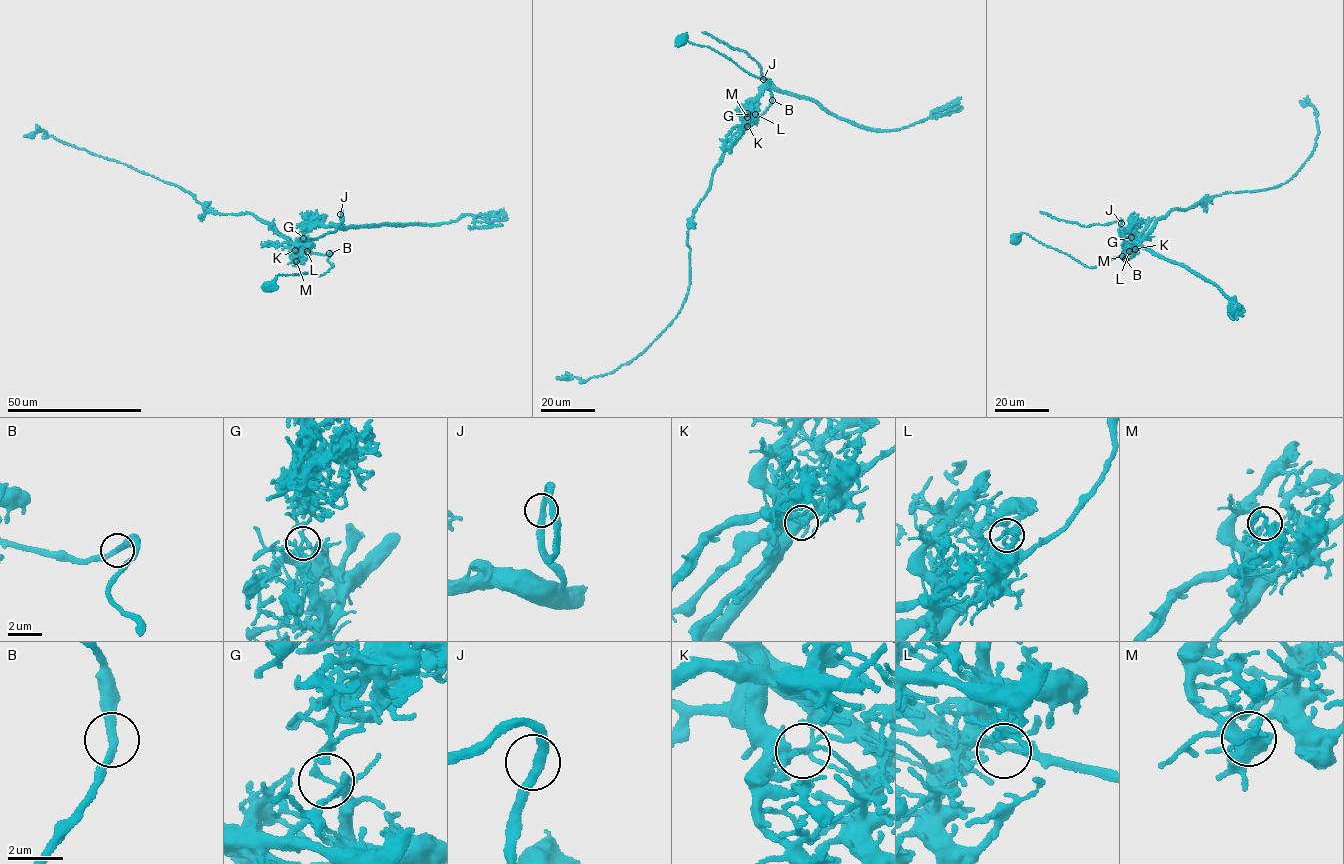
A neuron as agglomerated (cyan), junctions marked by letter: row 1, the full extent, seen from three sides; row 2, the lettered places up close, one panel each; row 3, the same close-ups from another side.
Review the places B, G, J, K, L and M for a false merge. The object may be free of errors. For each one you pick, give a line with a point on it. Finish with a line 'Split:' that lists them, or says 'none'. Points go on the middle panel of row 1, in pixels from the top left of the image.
G: at (747, 113)
Split: G

